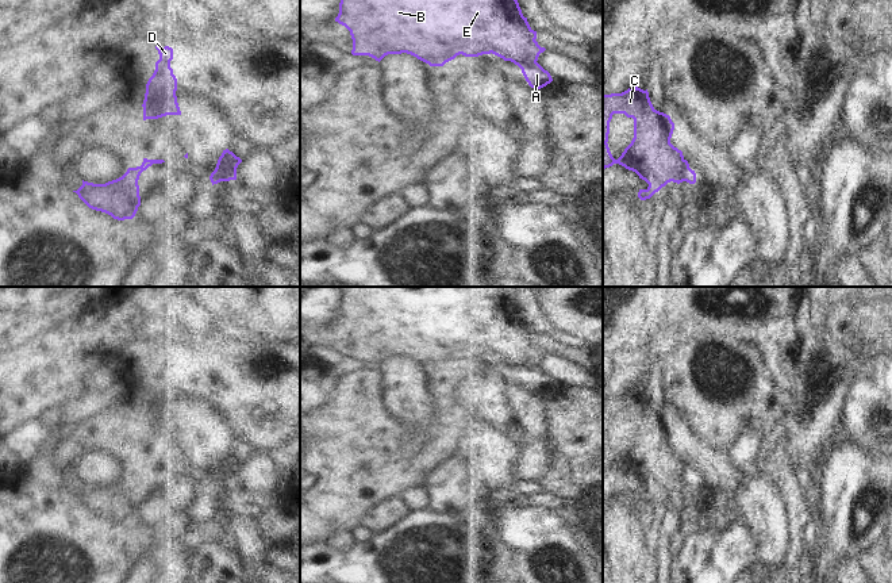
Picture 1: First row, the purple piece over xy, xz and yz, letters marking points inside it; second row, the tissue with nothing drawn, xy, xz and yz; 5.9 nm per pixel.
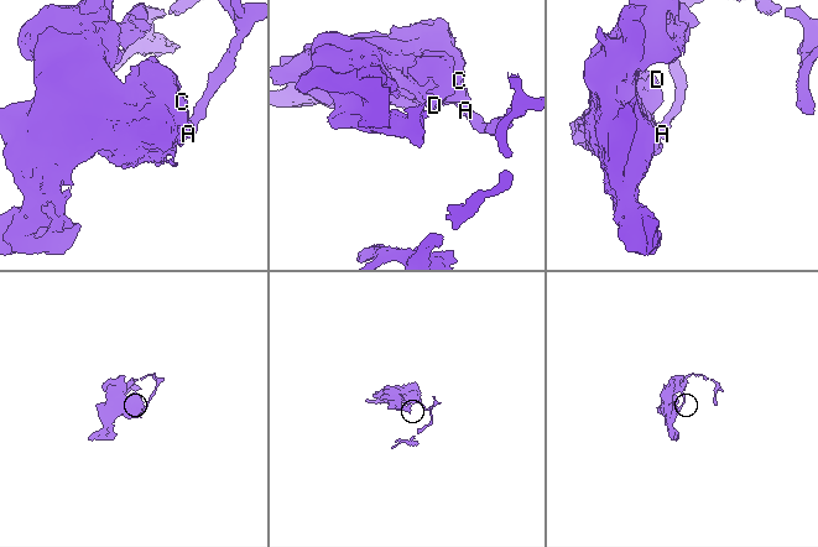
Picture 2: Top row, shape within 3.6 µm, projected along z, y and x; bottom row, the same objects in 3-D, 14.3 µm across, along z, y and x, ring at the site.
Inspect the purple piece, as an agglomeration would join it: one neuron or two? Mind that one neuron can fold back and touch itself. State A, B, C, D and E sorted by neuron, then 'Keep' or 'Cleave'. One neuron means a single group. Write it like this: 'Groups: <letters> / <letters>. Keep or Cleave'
Groups: A / B C D E. Cleave

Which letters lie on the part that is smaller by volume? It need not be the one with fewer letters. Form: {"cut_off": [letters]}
{"cut_off": ["A"]}

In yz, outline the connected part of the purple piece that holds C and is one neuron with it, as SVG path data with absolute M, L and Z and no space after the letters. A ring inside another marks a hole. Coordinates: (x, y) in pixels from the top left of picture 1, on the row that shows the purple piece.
M635 87L622 93L603 95L603 173L614 164L635 172L649 184L646 189L639 189L641 200L650 199L670 181L685 181L683 151L670 143L673 130L670 116L653 107L647 89ZM614 114L634 119L634 138L618 160L607 143Z

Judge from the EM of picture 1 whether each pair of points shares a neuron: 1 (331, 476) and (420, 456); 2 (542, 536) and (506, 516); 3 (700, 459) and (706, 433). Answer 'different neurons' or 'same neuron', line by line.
1: same neuron
2: same neuron
3: different neurons

